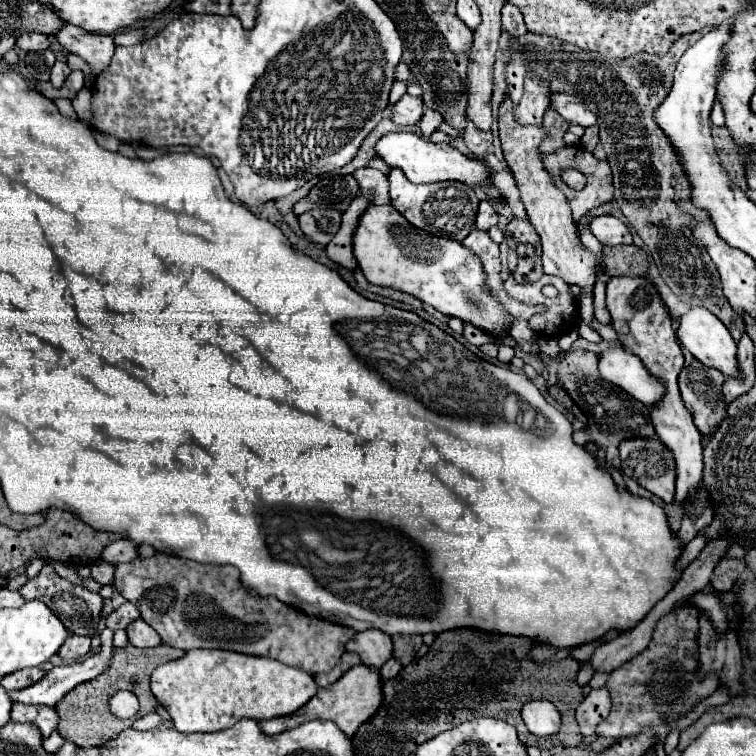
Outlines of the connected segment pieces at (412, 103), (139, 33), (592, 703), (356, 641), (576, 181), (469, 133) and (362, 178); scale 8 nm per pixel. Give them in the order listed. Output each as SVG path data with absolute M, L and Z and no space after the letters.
M401 96L401 100L391 106L391 120L397 126L413 126L421 120L423 116L423 100L415 98L415 96Z
M143 28L127 29L114 36L115 44L121 46L135 46L141 40L144 40Z
M607 688L591 690L589 696L585 696L585 700L577 706L577 712L575 712L581 732L585 736L593 734L595 726L607 718L609 710L611 710L611 698L607 694Z
M369 628L369 630L357 632L355 638L351 638L347 642L347 650L357 652L365 666L381 668L383 662L387 662L391 658L393 644L391 644L389 634L385 634L383 630L377 630L377 628Z
M573 168L563 170L563 172L561 172L561 180L563 180L569 188L573 188L573 190L581 190L581 188L587 184L587 178L585 178L581 172L573 170Z
M467 122L463 140L465 140L467 148L469 148L475 156L479 156L479 158L481 158L483 154L491 154L491 152L493 152L493 136L491 136L491 130L489 130L489 132L483 132L483 130L475 128L471 122Z
M361 168L355 172L355 178L361 186L361 192L375 192L375 204L389 204L387 198L387 176L375 168Z

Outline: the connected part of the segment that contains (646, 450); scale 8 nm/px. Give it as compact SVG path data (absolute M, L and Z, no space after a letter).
M629 438L619 444L621 452L621 470L625 476L633 478L637 484L659 496L665 504L673 504L675 500L675 458L673 452L663 446L663 442L655 438Z

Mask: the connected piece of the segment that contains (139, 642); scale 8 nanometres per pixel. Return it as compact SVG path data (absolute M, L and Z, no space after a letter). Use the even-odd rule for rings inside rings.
M141 618L131 622L131 626L127 626L127 636L129 636L129 642L137 648L153 648L161 644L159 634Z

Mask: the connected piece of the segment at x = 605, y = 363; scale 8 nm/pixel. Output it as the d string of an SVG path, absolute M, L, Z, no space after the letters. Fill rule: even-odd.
M621 346L607 348L599 356L599 372L603 374L603 378L623 388L645 406L653 406L661 400L665 386L657 378L653 378L641 364L643 362L635 354L627 352Z

